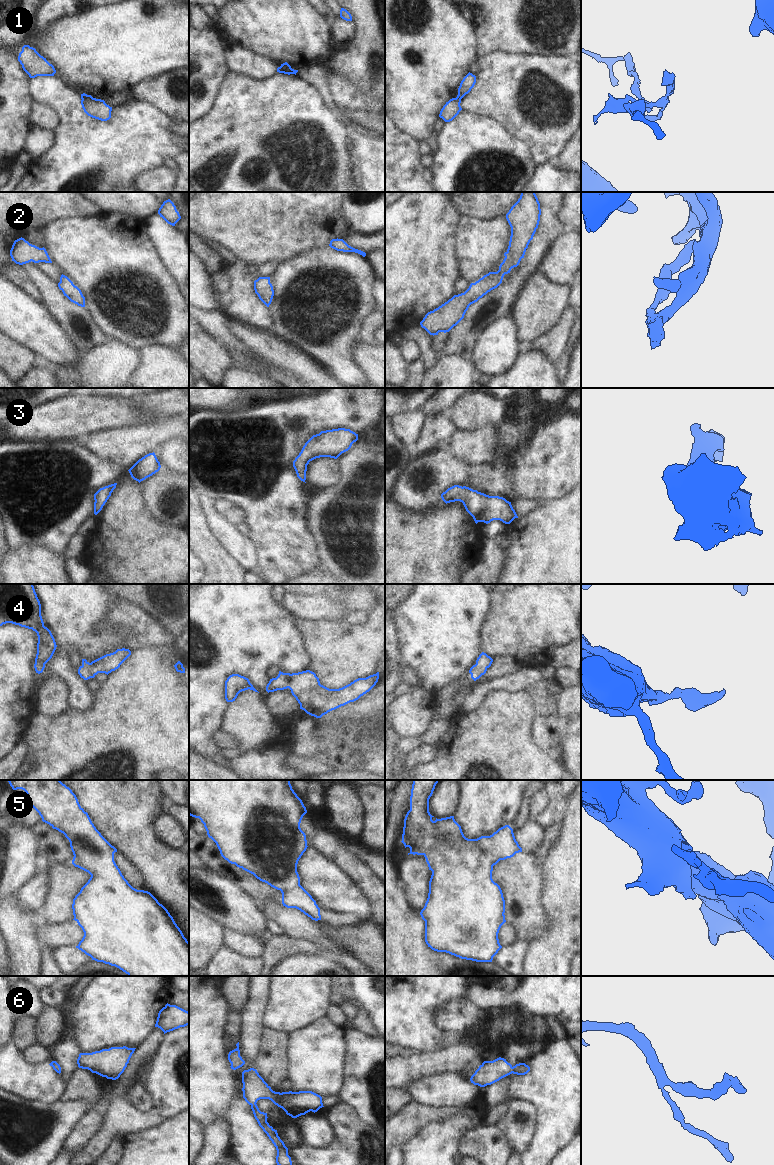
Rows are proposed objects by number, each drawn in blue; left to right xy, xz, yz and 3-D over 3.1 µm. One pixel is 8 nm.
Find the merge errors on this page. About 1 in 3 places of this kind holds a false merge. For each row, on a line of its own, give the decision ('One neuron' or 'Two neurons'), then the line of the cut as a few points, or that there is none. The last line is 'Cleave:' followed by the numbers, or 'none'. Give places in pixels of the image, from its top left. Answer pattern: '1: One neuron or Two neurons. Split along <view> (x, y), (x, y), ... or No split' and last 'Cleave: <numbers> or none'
1: Two neurons. Split along yz (456, 97), (460, 100)
2: One neuron. No split
3: One neuron. No split
4: One neuron. No split
5: One neuron. No split
6: One neuron. No split
Cleave: 1

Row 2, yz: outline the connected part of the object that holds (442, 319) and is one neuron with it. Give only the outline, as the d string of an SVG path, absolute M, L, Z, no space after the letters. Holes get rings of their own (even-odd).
M521 192L518 201L506 214L511 227L511 236L504 260L497 272L489 272L461 294L454 295L447 302L428 312L420 322L430 335L449 332L463 318L469 306L491 290L497 288L505 274L517 267L524 258L526 249L538 228L541 209L535 192Z

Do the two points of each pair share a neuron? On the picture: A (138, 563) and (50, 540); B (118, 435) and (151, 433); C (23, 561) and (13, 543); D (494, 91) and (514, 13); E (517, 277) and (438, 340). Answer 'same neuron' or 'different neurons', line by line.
A: different neurons
B: same neuron
C: different neurons
D: different neurons
E: different neurons

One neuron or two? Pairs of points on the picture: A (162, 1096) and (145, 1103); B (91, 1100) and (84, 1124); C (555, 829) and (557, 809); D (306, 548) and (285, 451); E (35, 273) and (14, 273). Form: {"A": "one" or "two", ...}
{"A": "two", "B": "two", "C": "two", "D": "one", "E": "two"}

